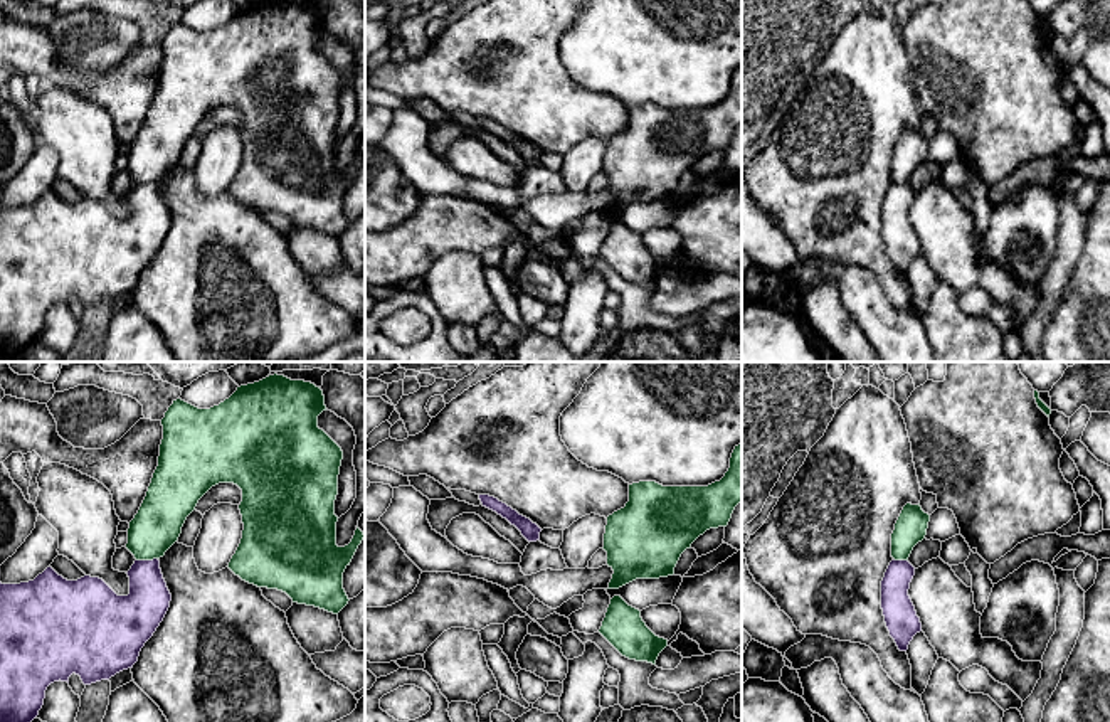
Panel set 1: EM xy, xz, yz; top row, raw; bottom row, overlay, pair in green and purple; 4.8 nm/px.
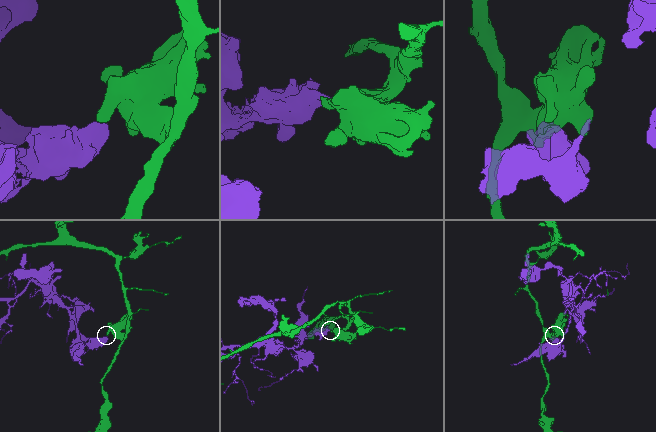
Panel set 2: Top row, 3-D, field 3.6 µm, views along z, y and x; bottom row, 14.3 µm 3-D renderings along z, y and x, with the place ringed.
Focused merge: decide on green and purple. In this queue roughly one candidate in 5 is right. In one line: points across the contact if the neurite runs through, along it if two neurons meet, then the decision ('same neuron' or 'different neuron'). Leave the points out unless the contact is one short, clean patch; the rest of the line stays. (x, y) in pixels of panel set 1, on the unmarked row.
different neuron

